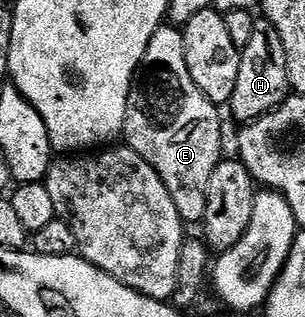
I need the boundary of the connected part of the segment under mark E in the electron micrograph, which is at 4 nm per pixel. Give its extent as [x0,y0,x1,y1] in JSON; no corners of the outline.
[122,24,224,224]

